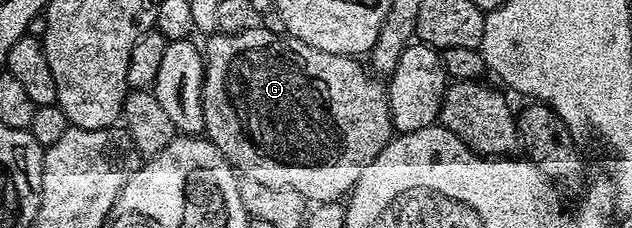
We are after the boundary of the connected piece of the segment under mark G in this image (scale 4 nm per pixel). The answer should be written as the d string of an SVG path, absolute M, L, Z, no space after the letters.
M262 26L255 28L247 28L245 32L239 32L233 36L225 36L223 34L212 34L207 37L208 45L203 45L202 51L204 53L204 85L202 86L202 114L204 115L204 132L207 139L211 140L216 145L216 149L224 155L224 157L232 163L232 167L236 169L237 173L243 179L253 180L254 182L262 182L262 186L274 186L278 190L298 190L298 194L302 194L304 199L311 202L313 205L317 204L334 204L343 201L345 197L352 191L352 187L358 182L358 178L362 174L362 170L366 166L370 166L370 162L374 162L374 158L378 158L378 154L382 154L382 150L394 138L394 129L392 127L392 115L390 114L390 106L388 105L388 90L387 87L367 67L360 65L359 59L351 56L343 56L342 54L330 54L326 50L318 50L314 46L306 46L306 42L296 40L294 37L278 32L271 32Z

